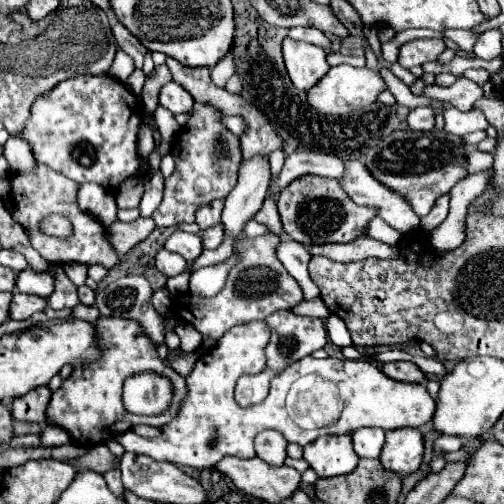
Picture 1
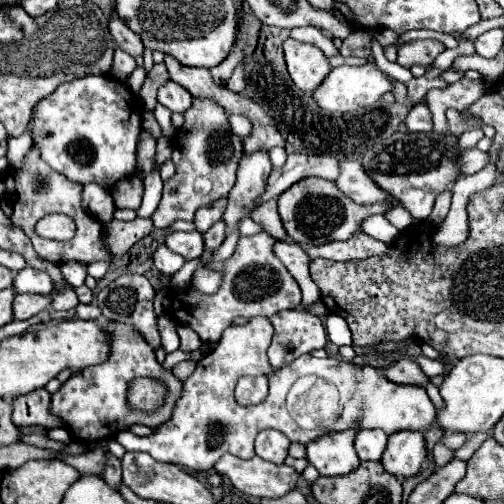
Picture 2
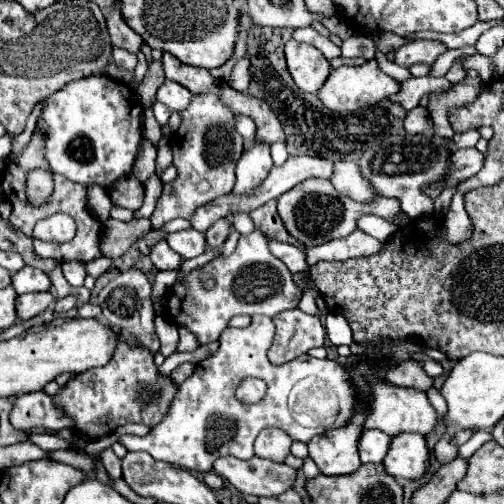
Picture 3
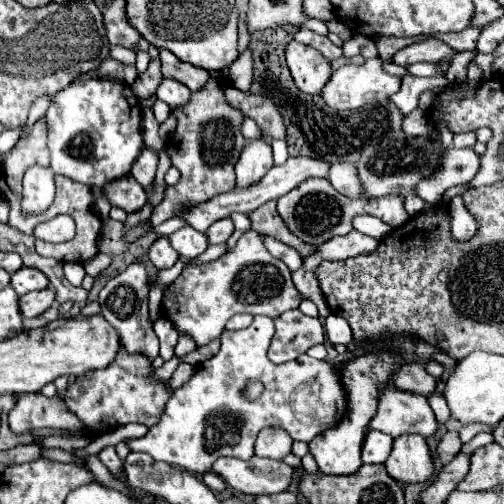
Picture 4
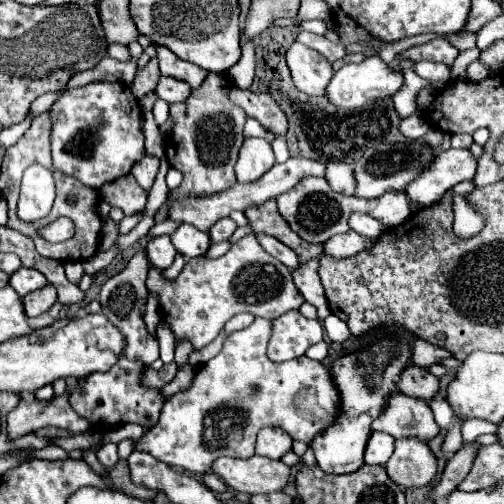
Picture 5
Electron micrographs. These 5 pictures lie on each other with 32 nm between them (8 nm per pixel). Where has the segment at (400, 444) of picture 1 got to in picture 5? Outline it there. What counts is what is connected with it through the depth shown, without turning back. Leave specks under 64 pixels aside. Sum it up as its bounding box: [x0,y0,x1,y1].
[386,440,438,488]

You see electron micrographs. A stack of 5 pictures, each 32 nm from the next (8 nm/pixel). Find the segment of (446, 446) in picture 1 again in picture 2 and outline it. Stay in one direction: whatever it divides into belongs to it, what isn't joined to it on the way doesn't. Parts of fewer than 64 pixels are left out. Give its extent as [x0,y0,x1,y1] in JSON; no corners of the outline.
[442,432,468,450]

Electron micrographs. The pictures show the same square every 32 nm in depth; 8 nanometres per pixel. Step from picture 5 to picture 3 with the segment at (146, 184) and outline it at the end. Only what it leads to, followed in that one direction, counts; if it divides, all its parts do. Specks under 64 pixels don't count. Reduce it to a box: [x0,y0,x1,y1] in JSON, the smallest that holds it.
[132,142,157,184]

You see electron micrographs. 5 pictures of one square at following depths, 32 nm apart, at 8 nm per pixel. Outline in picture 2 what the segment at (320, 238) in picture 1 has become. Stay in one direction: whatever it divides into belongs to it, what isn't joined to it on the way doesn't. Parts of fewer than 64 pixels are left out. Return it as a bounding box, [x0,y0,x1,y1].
[278,178,388,246]

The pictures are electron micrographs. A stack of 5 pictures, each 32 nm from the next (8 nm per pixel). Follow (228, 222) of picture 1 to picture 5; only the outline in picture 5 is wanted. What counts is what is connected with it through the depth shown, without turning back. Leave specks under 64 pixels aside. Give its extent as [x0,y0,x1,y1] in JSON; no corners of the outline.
[236,138,274,182]

